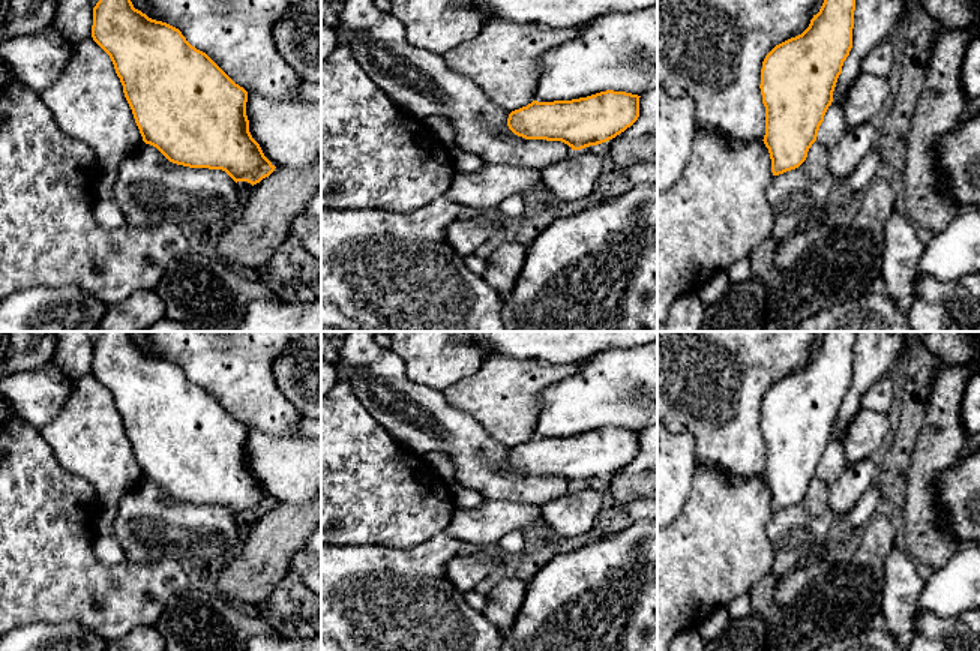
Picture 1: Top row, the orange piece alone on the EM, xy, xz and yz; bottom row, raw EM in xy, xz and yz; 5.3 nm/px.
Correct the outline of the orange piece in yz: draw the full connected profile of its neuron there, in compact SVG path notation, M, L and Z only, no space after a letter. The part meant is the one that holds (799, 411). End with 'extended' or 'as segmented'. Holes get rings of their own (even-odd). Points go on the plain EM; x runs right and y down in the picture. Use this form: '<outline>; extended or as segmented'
M825 332L809 363L764 394L764 480L773 512L798 504L816 477L842 402L852 384L855 332Z; as segmented

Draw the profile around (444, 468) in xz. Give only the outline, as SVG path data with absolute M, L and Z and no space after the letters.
M429 452L423 458L444 483L455 478L455 464L446 454Z

